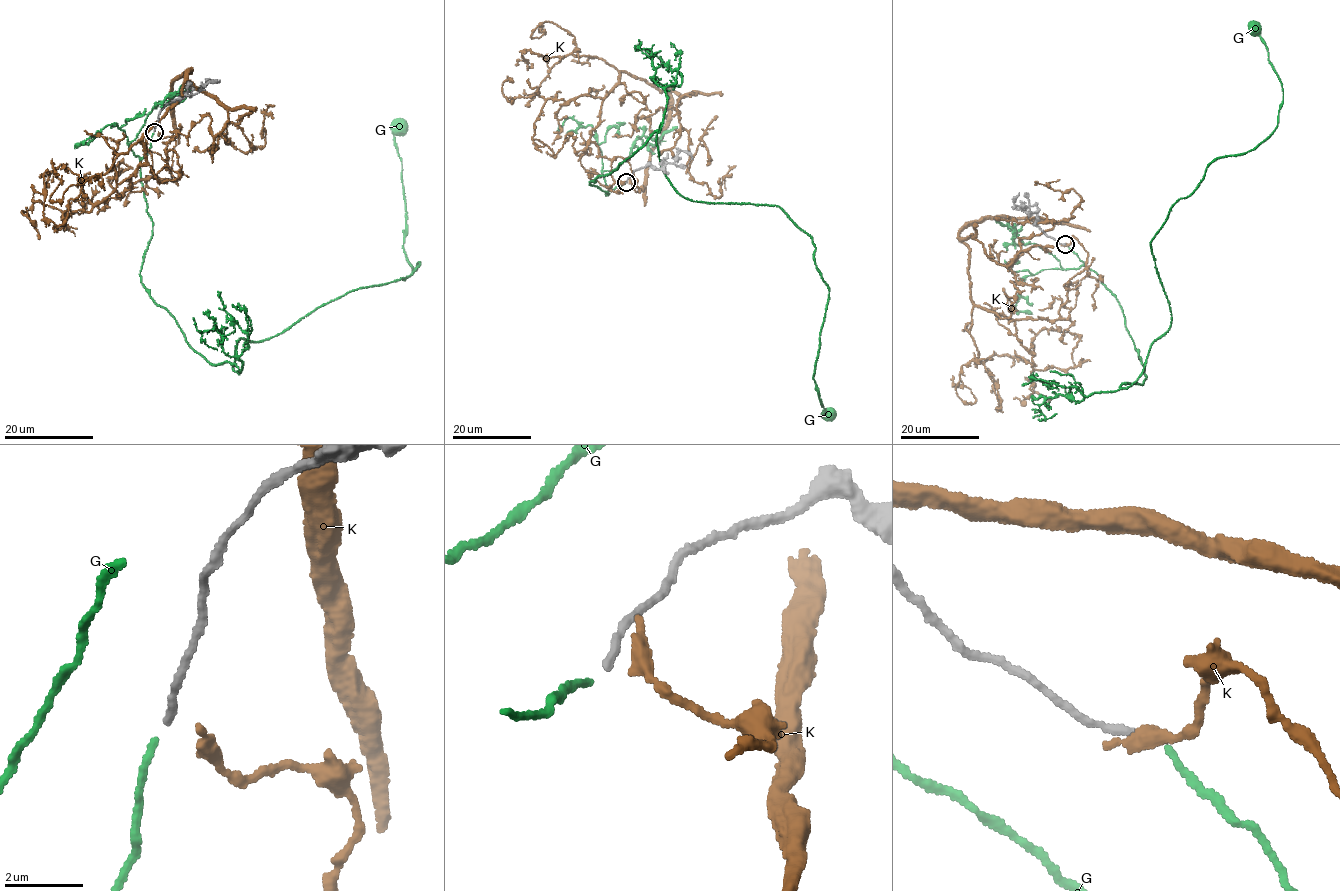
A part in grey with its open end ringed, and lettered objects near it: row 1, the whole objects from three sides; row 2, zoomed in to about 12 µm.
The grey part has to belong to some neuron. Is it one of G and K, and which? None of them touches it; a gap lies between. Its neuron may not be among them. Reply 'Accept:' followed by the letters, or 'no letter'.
Accept: G

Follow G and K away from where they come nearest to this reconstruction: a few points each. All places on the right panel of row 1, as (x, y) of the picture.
G: (1067, 245), (1115, 296), (1143, 383), (1120, 387), (1172, 316), (1153, 239), (1215, 159), (1277, 125), (1253, 30)
K: (1066, 244), (1086, 266), (1057, 318), (971, 300), (960, 238), (1008, 265), (1072, 218), (1079, 195), (1034, 181)

